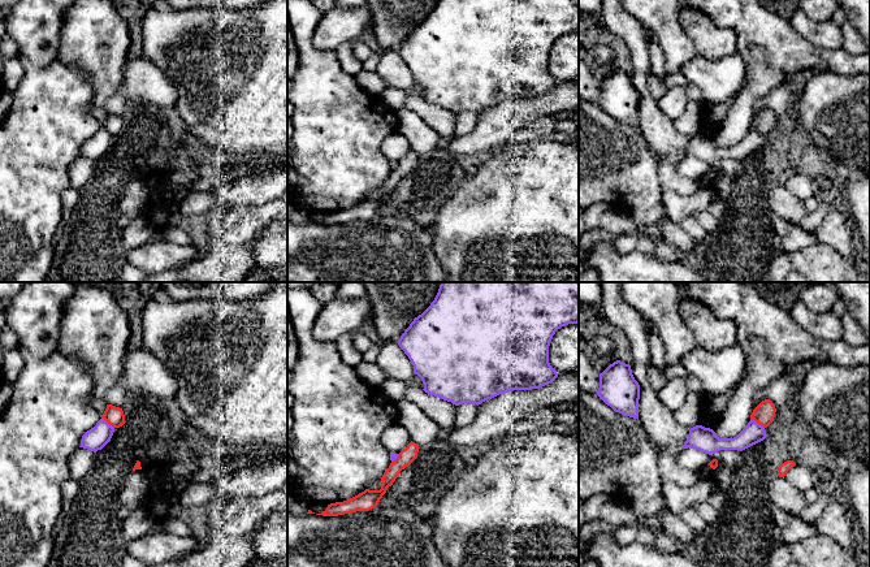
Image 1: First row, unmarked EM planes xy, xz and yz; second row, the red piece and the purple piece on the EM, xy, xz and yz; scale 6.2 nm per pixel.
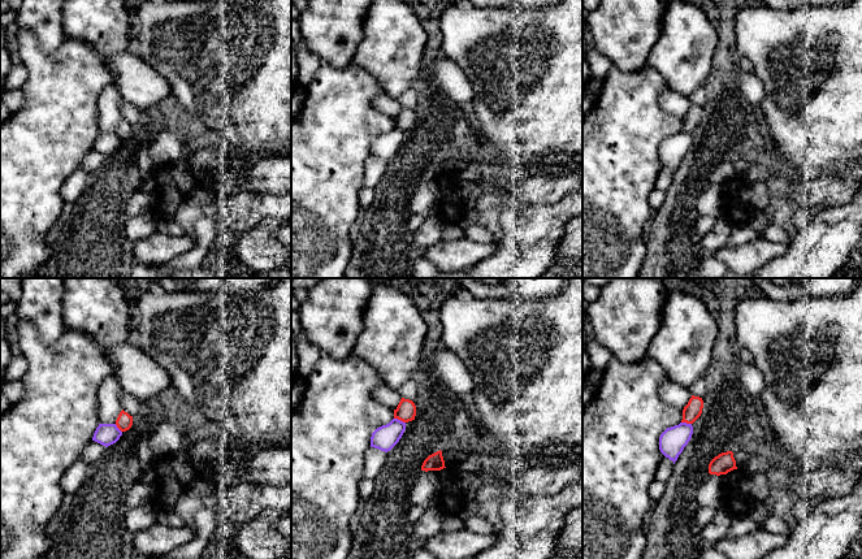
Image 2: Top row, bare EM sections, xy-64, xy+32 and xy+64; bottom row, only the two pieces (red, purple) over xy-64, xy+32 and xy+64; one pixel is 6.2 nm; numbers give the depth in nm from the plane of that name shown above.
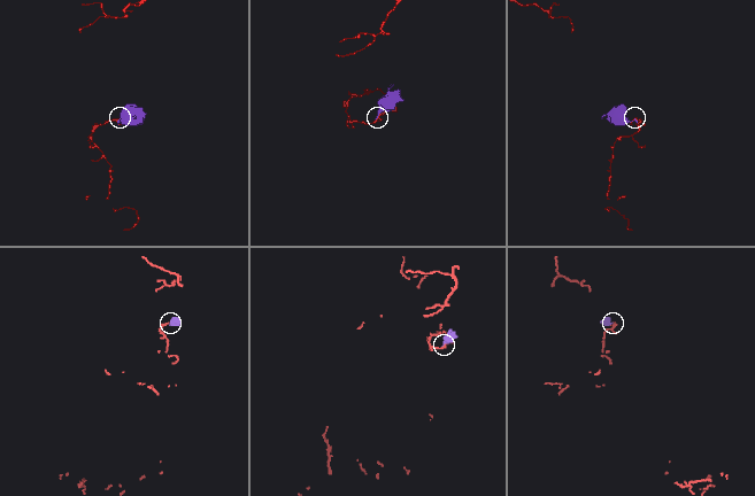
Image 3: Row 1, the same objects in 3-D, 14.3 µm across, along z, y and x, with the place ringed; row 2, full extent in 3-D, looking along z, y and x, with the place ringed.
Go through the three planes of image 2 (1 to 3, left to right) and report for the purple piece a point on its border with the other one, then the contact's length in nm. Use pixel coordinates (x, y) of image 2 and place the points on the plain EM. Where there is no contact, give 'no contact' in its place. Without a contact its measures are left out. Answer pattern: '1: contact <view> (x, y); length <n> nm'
1: contact xy-64 (117, 135); length 70 nm
2: contact xy+32 (399, 128); length 80 nm
3: contact xy+64 (687, 131); length 70 nm

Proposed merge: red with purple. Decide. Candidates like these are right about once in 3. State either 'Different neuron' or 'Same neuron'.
Different neuron

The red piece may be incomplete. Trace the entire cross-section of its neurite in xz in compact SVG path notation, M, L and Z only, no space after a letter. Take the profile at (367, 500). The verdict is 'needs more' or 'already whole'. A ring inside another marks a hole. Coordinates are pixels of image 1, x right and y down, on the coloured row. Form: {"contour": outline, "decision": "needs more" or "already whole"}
{"contour": "M411 441L407 447L398 454L398 458L390 463L389 468L382 475L380 490L365 489L347 501L328 505L325 511L316 515L338 516L375 508L386 493L388 488L393 485L401 471L408 467L417 458L419 449L420 447Z", "decision": "already whole"}

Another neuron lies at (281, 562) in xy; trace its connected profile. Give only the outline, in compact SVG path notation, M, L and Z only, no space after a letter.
M287 557L278 559L255 559L247 567L287 567Z

